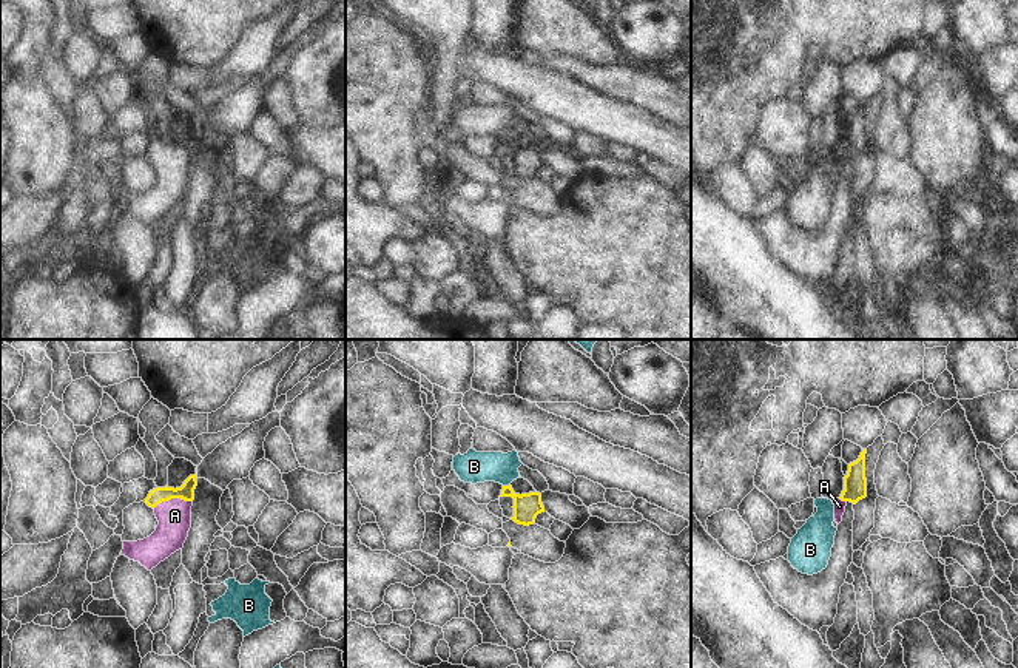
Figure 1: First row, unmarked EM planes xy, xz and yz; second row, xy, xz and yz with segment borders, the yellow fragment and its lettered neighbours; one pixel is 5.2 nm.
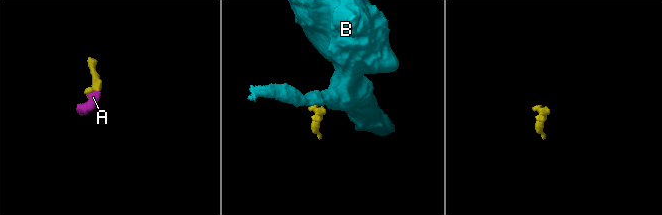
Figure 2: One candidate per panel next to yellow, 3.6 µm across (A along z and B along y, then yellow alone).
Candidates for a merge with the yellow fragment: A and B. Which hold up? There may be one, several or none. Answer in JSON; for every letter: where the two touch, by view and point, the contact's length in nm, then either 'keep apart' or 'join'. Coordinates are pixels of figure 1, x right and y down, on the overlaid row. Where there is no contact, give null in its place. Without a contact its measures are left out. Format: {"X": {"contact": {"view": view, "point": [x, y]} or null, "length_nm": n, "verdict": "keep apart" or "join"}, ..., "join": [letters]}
{"A": {"contact": {"view": "xy", "point": [171, 497]}, "length_nm": 220, "verdict": "join"}, "B": {"contact": {"view": "xz", "point": [506, 486]}, "length_nm": 40, "verdict": "keep apart"}, "join": ["A"]}

